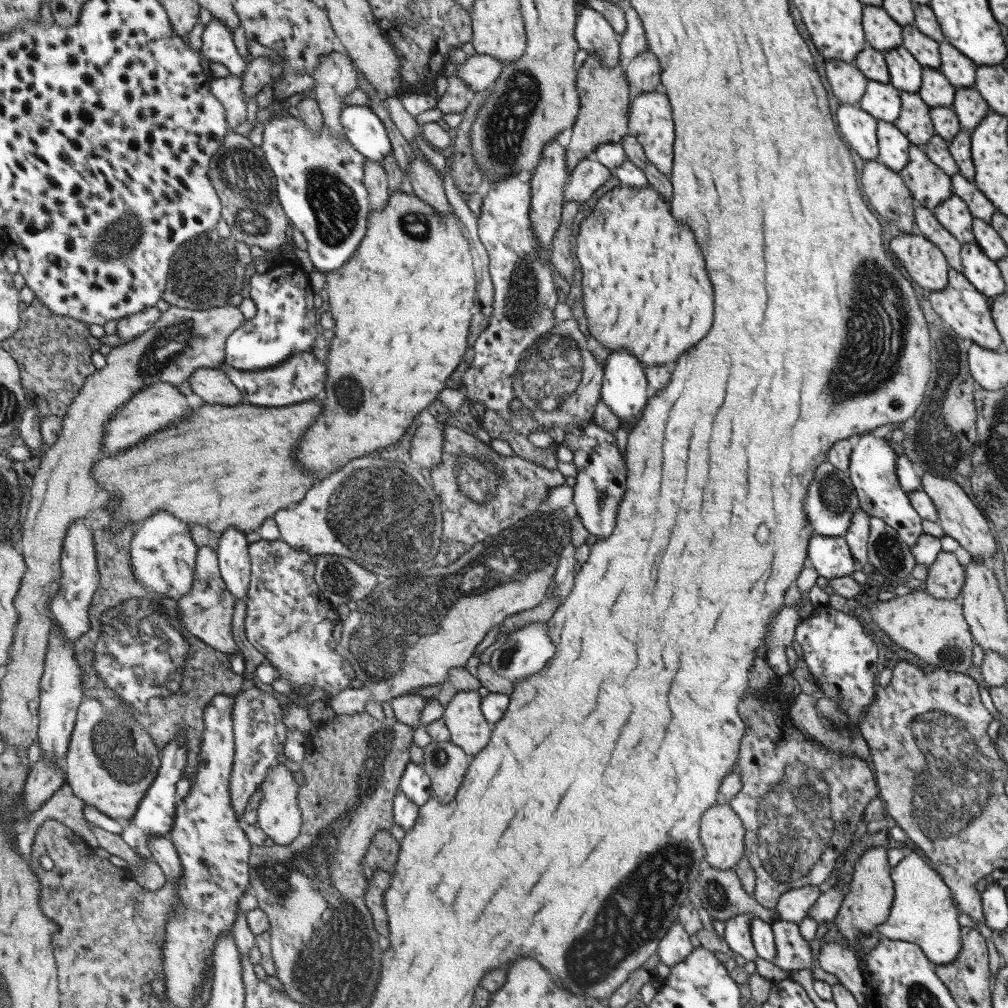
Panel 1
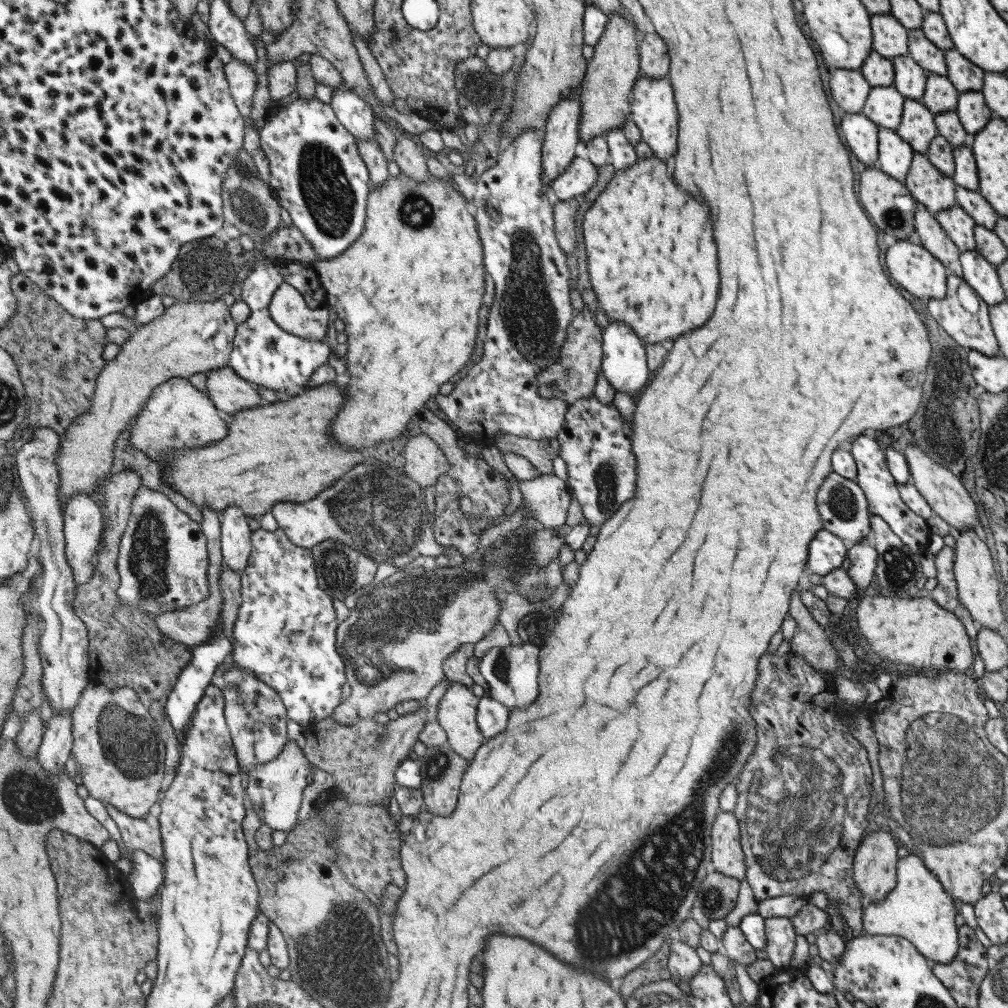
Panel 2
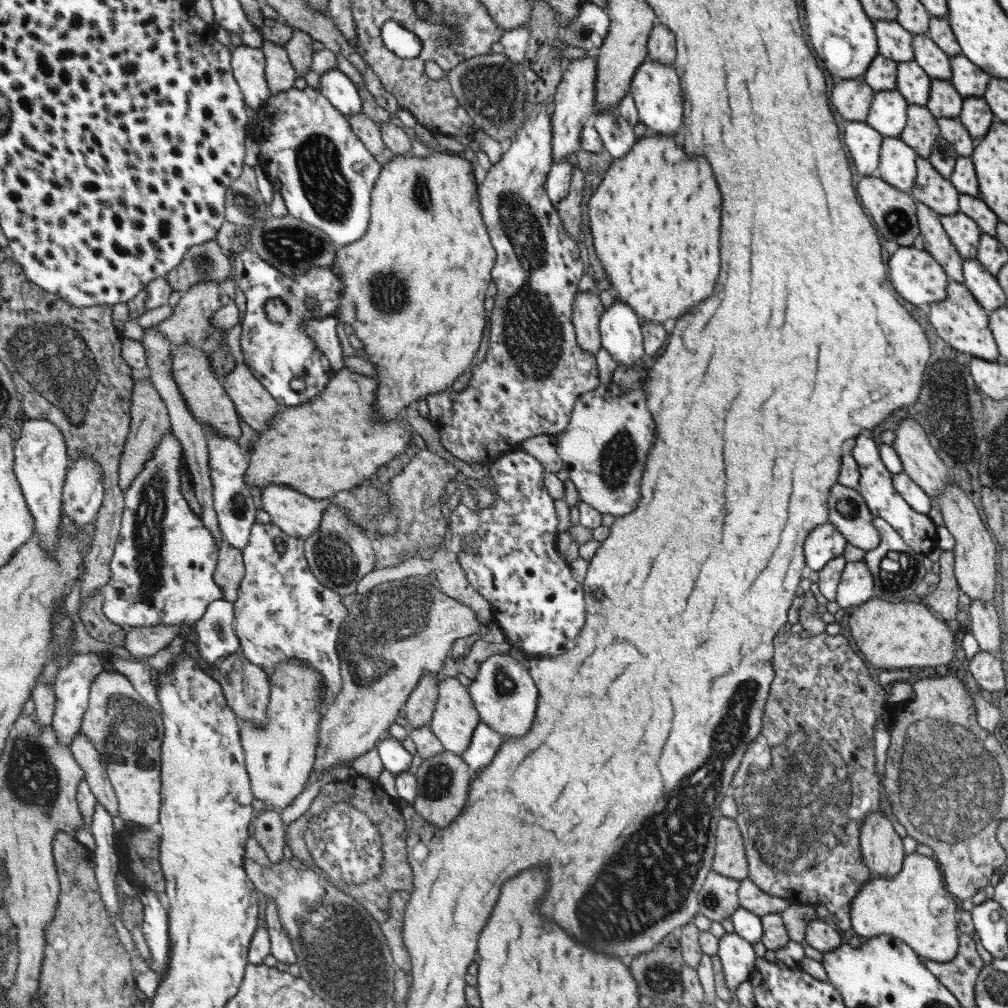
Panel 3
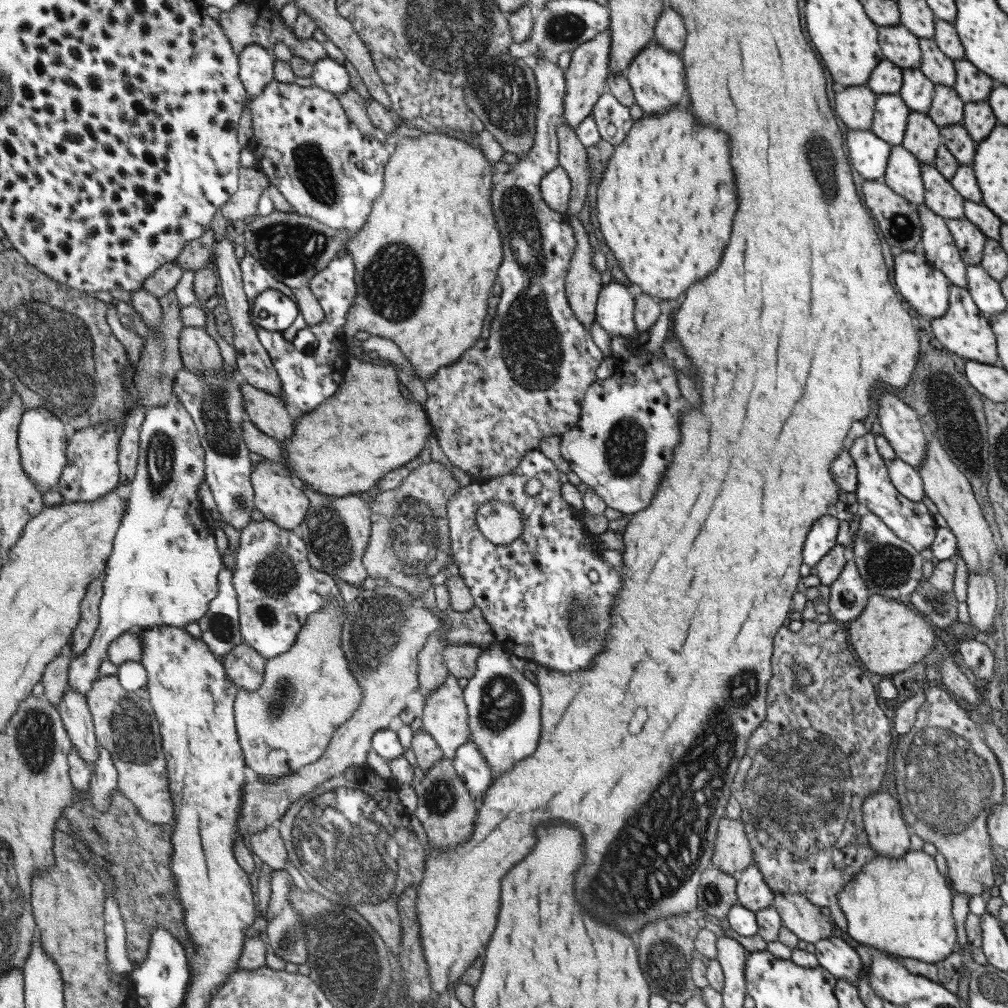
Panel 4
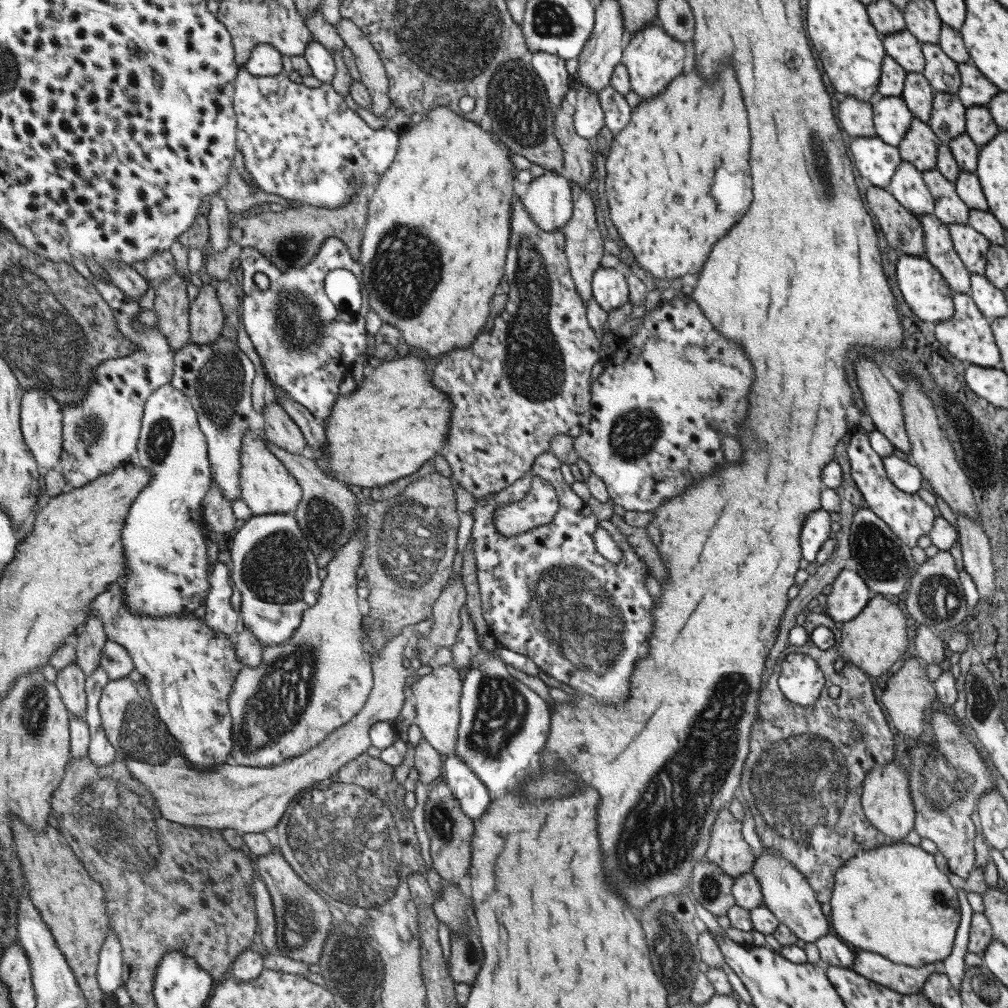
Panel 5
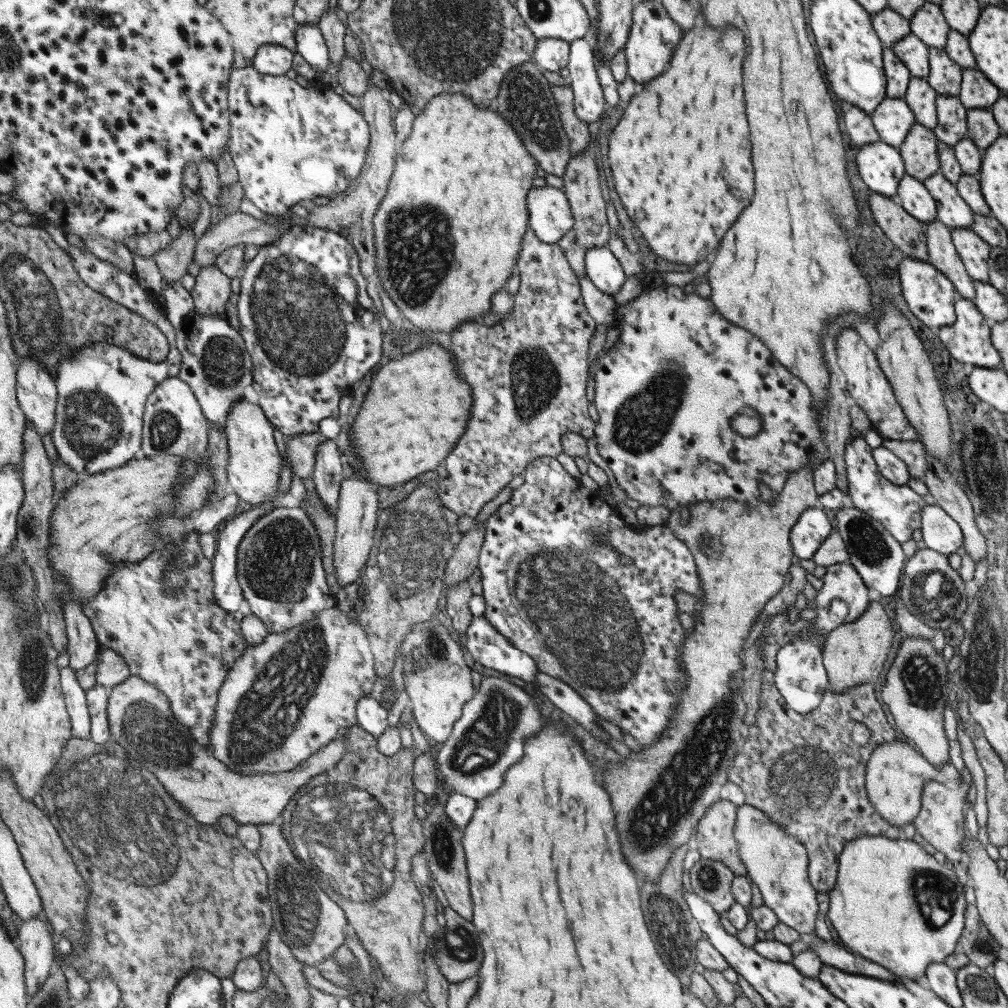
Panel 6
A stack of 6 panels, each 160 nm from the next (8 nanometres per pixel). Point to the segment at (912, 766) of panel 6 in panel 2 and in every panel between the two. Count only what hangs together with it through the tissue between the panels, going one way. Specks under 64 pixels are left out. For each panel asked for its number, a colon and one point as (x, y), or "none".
2: (873, 872)
3: (882, 854)
4: (883, 823)
5: (885, 800)

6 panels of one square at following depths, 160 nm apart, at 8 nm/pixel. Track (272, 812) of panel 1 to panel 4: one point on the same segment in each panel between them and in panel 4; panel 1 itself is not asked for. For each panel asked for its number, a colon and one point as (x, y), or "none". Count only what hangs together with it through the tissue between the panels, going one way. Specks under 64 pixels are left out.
2: (277, 786)
3: (281, 757)
4: (287, 723)

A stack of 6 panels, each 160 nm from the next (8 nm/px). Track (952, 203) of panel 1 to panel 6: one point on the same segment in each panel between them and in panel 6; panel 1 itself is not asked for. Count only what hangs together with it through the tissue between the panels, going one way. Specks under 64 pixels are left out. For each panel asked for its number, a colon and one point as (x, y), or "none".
2: (957, 224)
3: (963, 232)
4: (969, 240)
5: (970, 247)
6: (973, 251)

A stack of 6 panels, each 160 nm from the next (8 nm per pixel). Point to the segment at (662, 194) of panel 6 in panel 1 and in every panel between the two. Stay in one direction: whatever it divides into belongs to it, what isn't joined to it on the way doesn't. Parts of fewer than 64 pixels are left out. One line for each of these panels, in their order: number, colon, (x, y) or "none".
1: (645, 288)
2: (651, 262)
3: (654, 219)
4: (665, 203)
5: (677, 178)

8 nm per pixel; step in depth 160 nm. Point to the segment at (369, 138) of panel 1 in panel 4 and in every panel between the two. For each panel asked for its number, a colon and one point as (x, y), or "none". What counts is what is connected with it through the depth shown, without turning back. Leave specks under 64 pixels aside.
2: (353, 112)
3: (336, 86)
4: (329, 74)

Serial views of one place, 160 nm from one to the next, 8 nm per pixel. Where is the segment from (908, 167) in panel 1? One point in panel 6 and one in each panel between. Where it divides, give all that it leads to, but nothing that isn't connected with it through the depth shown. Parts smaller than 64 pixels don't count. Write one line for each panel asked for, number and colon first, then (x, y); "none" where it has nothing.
2: (935, 191)
3: (930, 188)
4: (939, 196)
5: (948, 207)
6: (951, 210)

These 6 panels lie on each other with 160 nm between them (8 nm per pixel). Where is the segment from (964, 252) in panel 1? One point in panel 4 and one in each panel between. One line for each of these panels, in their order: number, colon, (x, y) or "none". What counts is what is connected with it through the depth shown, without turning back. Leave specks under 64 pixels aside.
2: (981, 276)
3: (983, 286)
4: (985, 292)

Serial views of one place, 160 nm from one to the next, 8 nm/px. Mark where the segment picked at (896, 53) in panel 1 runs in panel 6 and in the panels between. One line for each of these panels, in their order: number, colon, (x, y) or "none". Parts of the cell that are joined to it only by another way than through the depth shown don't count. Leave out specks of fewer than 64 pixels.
2: (909, 79)
3: (912, 83)
4: (916, 91)
5: (917, 95)
6: (920, 98)

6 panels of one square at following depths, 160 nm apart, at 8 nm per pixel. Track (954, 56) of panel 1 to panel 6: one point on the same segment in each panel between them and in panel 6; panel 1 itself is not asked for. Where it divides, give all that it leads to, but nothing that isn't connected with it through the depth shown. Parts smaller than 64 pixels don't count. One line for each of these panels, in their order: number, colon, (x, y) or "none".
2: (963, 74)
3: (969, 81)
4: (970, 84)
5: (974, 90)
6: (976, 92)

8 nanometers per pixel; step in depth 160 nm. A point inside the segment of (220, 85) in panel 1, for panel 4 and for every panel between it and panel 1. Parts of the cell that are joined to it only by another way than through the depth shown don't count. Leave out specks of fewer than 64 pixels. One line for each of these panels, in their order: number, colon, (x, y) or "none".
2: (243, 78)
3: (249, 64)
4: (257, 64)

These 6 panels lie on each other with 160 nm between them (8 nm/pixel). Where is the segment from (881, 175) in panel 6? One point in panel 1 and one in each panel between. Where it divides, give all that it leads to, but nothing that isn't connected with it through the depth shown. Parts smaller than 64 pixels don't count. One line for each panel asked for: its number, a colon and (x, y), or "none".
1: (858, 129)
2: (858, 132)
3: (862, 142)
4: (868, 155)
5: (875, 161)

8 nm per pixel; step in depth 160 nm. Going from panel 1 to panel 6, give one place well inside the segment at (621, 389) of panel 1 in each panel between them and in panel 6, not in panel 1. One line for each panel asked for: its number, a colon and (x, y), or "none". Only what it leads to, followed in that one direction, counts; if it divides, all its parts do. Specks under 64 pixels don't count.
2: (623, 361)
3: (619, 328)
4: (613, 311)
5: (609, 289)
6: (602, 268)

